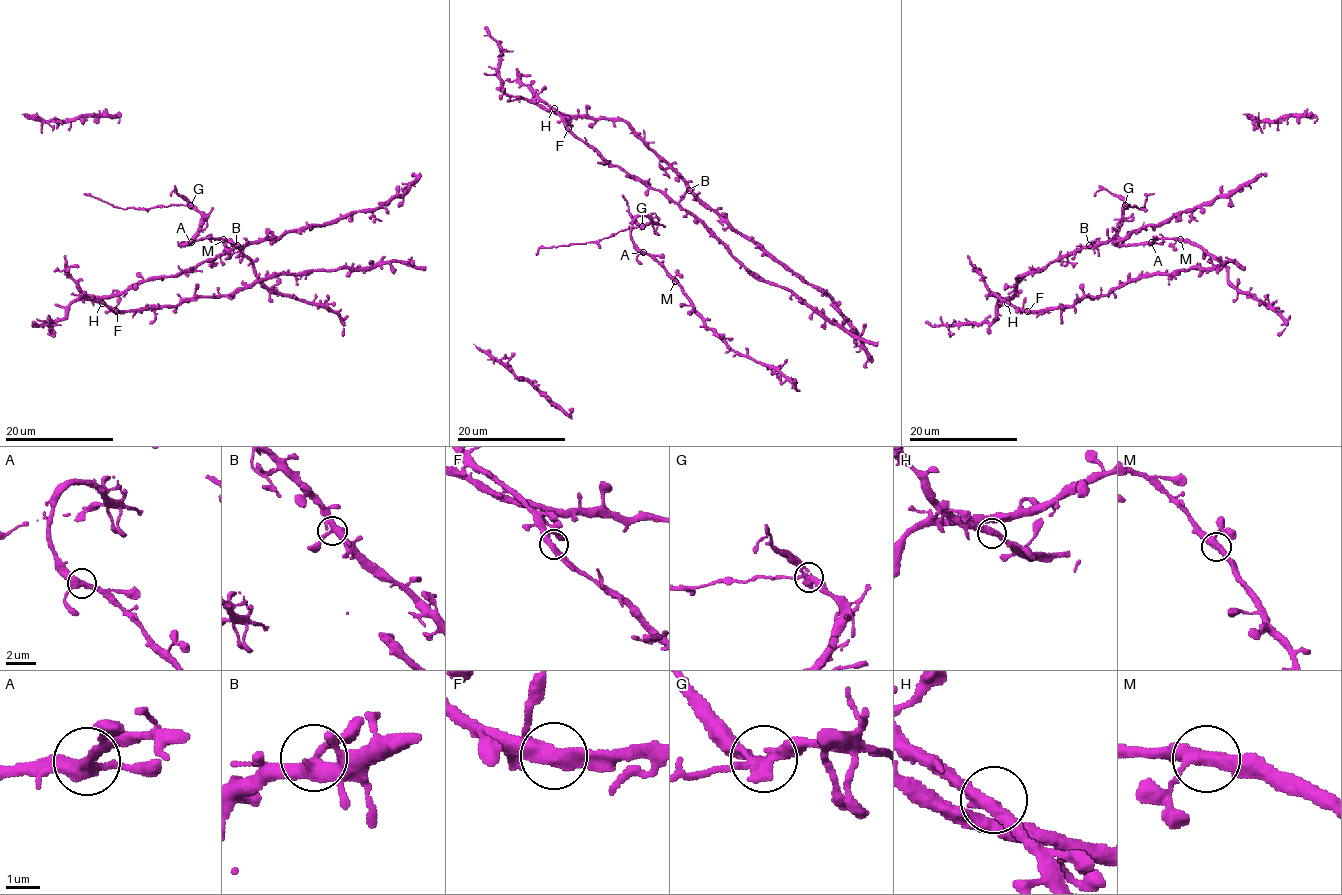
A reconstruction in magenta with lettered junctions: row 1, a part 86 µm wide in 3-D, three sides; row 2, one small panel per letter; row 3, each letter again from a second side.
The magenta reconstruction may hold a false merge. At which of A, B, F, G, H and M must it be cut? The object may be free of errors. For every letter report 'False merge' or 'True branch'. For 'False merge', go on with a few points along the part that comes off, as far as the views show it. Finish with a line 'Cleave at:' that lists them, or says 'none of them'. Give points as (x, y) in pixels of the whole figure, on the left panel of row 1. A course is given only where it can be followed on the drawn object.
A: True branch
B: True branch
F: True branch
G: False merge. Course of the part to remove: (191, 204), (118, 208), (84, 193)
H: True branch
M: True branch
Cleave at: G

